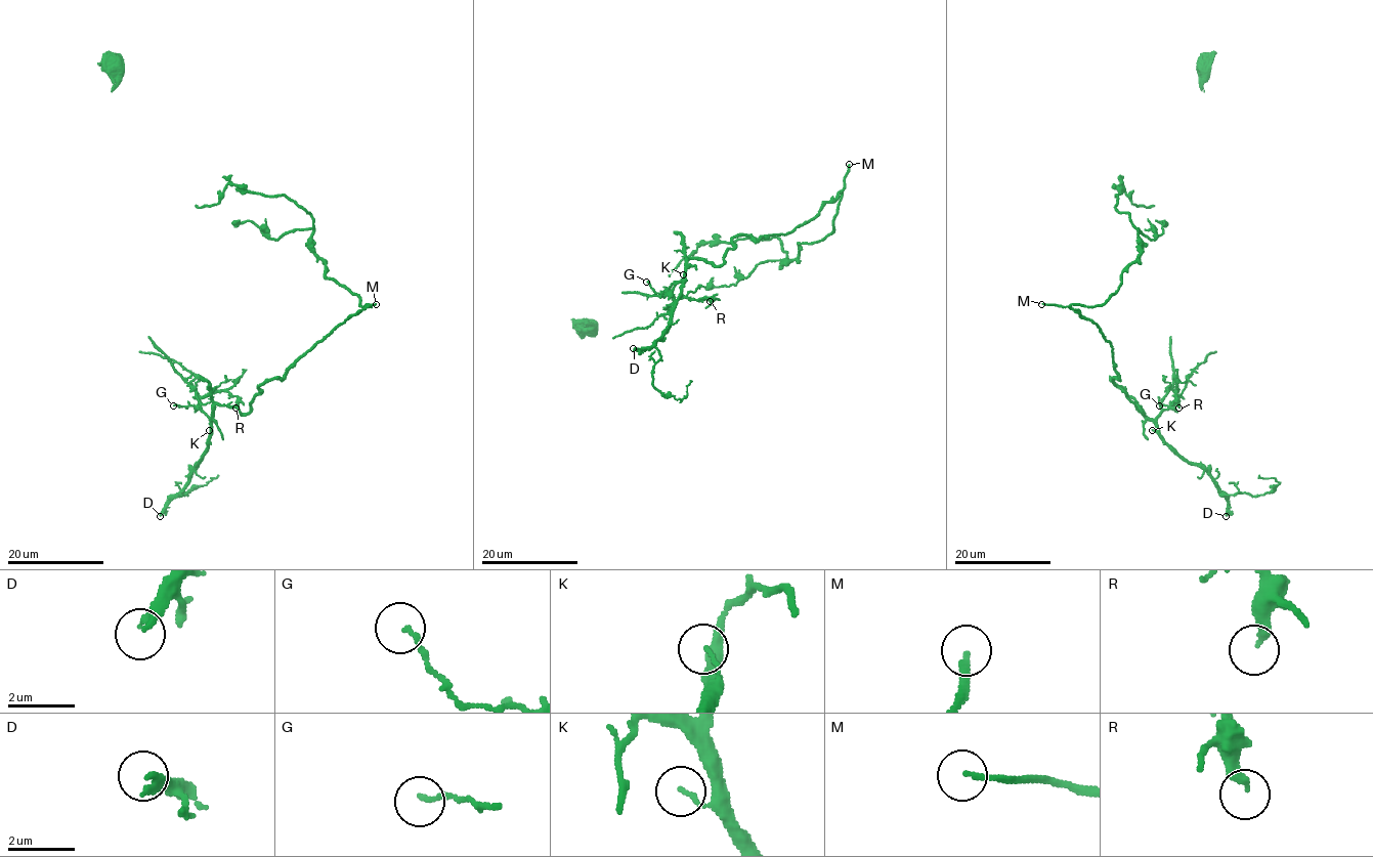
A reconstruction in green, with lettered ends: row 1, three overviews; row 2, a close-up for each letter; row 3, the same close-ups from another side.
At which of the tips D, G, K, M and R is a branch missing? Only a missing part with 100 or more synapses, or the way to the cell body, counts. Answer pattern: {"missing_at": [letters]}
{"missing_at": ["D", "M"]}

